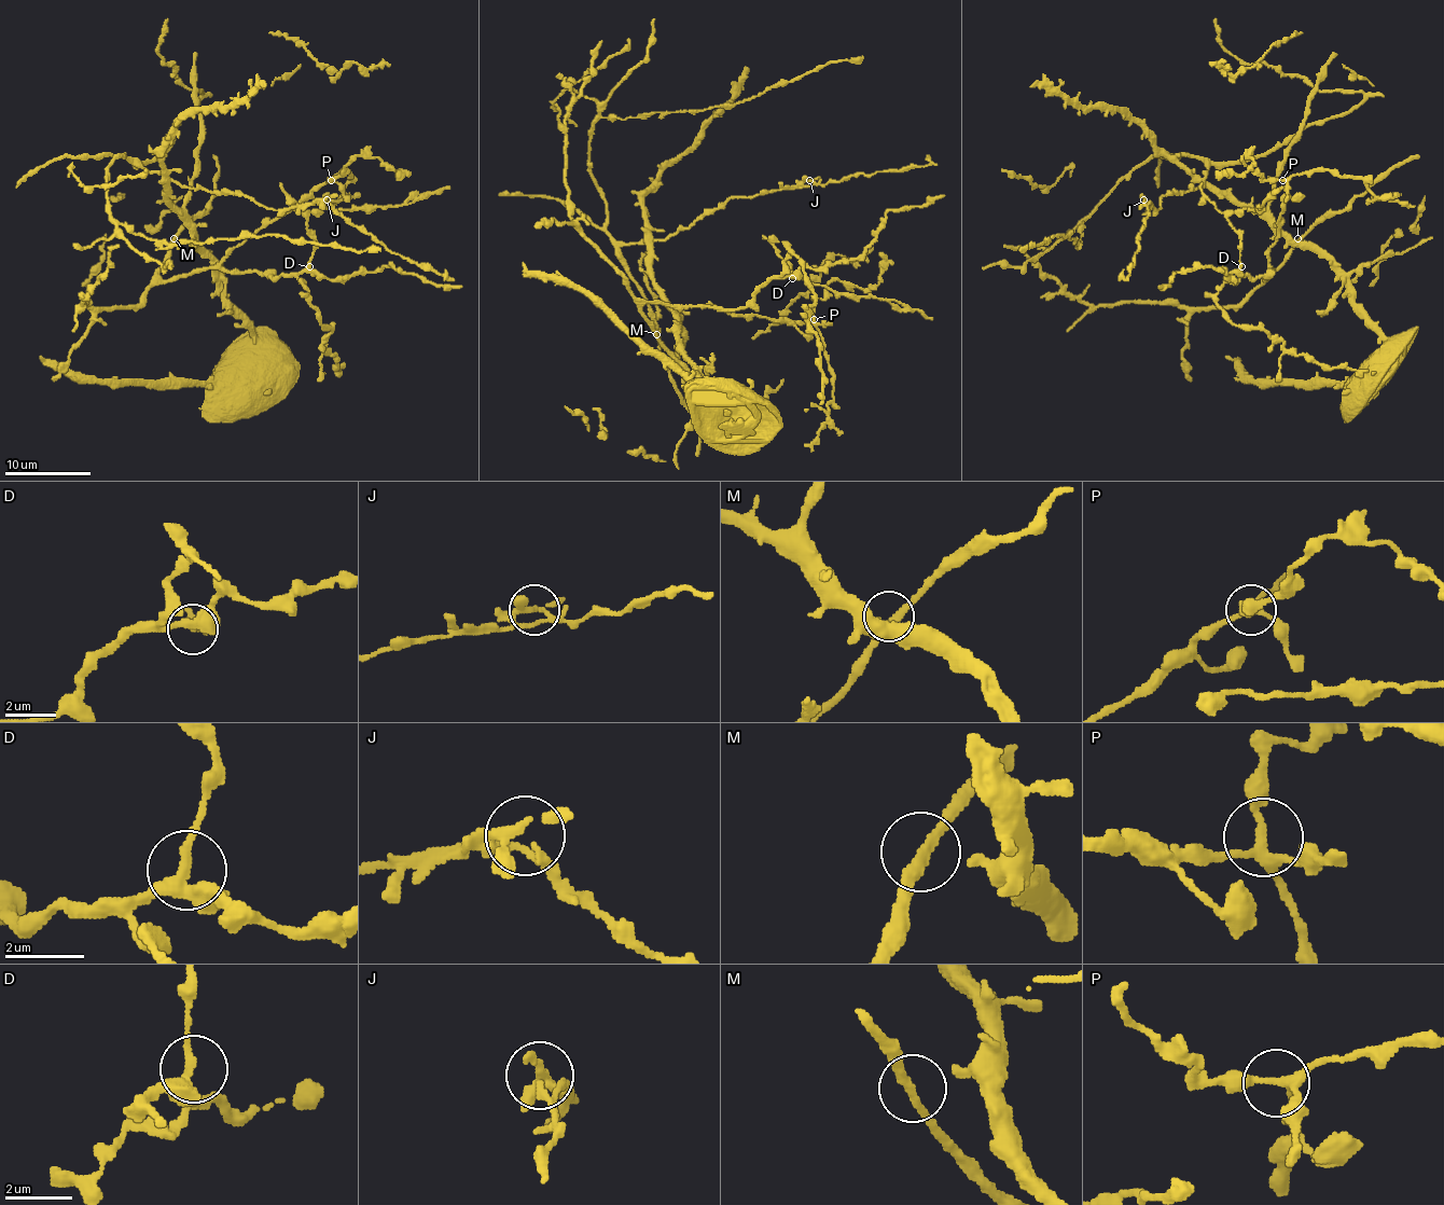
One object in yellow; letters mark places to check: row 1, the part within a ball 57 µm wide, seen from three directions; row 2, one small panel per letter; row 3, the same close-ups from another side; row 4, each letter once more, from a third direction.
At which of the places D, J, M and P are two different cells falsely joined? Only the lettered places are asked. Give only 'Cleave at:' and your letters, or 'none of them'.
Cleave at: none of them

